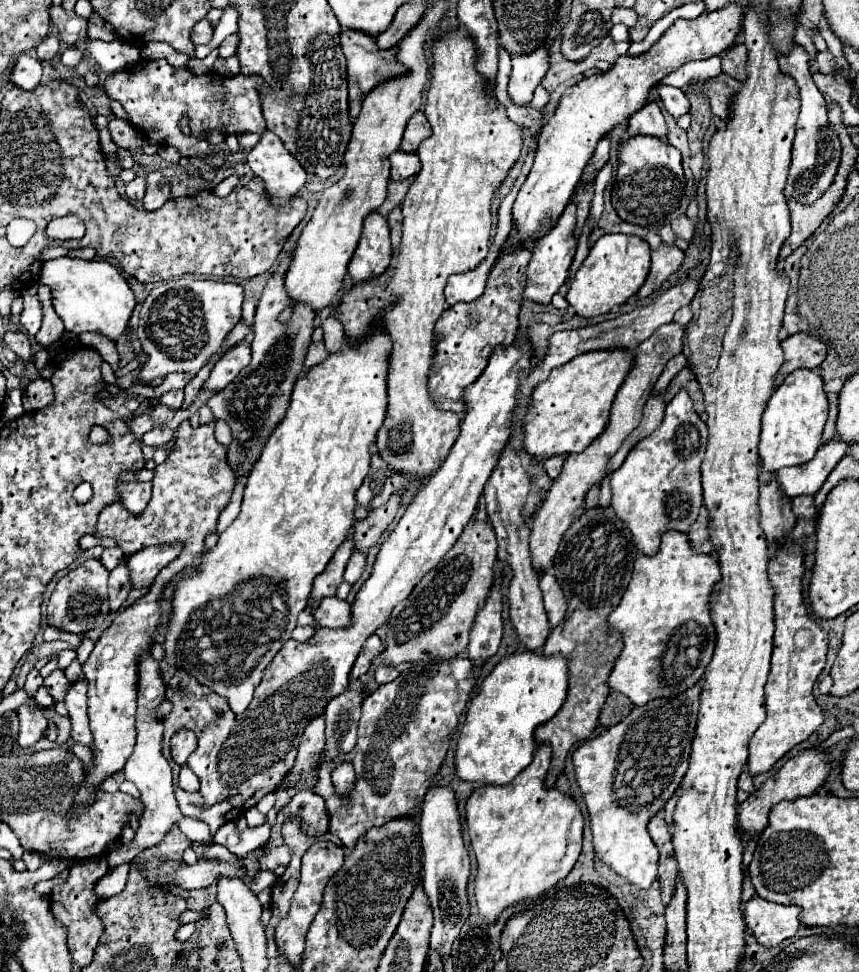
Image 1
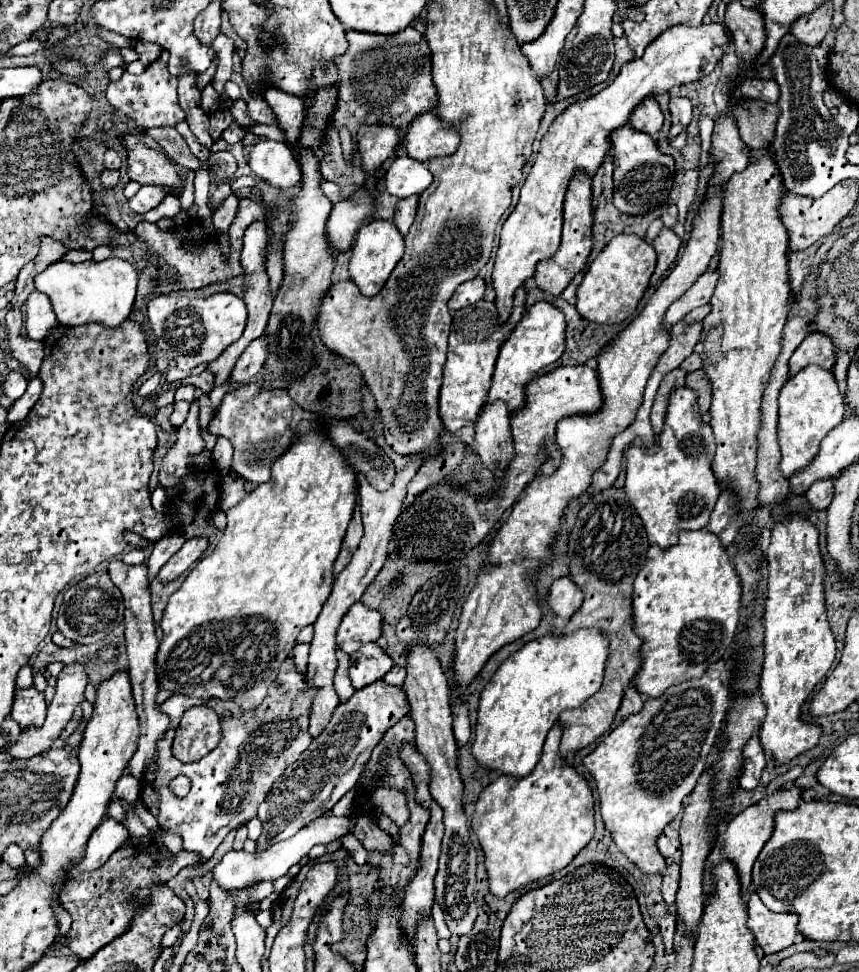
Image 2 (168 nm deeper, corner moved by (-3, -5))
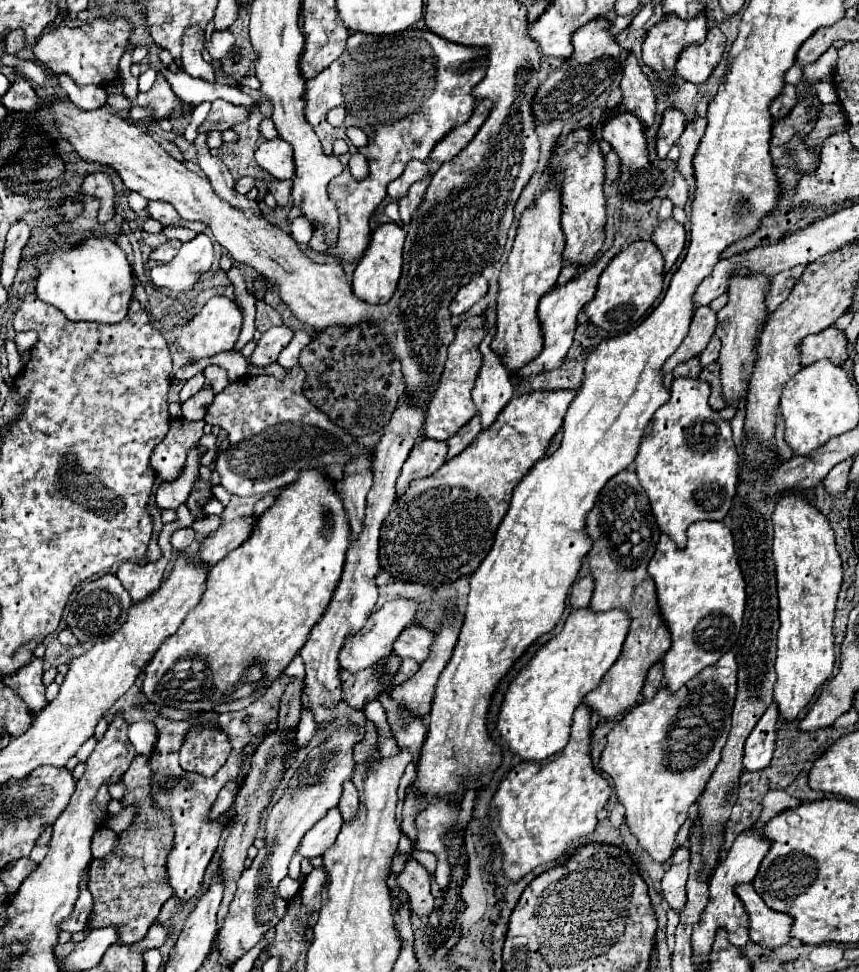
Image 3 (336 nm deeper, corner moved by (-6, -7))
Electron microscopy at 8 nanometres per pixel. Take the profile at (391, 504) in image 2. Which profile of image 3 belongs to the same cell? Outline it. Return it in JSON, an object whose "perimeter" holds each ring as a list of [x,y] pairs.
{"perimeter":[[[431,439],[419,441],[411,449],[403,465],[401,477],[397,481],[397,495],[403,495],[403,491],[411,485],[411,481],[433,475],[445,461],[447,461],[447,443],[431,441]]]}

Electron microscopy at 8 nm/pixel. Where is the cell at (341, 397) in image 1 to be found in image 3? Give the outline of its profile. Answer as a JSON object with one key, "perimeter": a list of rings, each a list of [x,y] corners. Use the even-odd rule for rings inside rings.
{"perimeter":[[[311,469],[307,473],[303,473],[303,477],[299,477],[299,481],[295,481],[295,485],[285,487],[285,491],[277,499],[277,503],[257,519],[251,537],[241,547],[237,547],[225,559],[221,559],[217,565],[211,567],[209,577],[207,577],[207,589],[203,593],[201,601],[199,601],[199,605],[187,613],[179,631],[161,645],[161,649],[157,651],[153,661],[145,667],[143,681],[141,681],[141,693],[147,697],[147,701],[153,703],[153,705],[159,705],[159,707],[225,713],[225,711],[241,711],[247,705],[251,705],[255,699],[259,699],[269,689],[269,685],[285,671],[285,667],[291,663],[291,659],[299,653],[301,645],[309,637],[311,627],[319,621],[319,617],[323,615],[323,611],[329,605],[331,593],[335,591],[335,585],[339,583],[339,577],[341,577],[341,569],[343,569],[343,563],[345,563],[345,551],[349,547],[349,521],[347,521],[345,515],[347,513],[343,509],[343,503],[339,503],[339,497],[335,497],[333,481],[319,477],[319,473],[315,473]],[[325,513],[331,513],[333,523],[327,521]]]}

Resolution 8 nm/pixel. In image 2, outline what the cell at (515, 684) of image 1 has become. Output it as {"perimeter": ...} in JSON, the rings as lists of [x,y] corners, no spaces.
{"perimeter":[[[580,629],[572,635],[546,635],[526,643],[508,657],[480,695],[476,739],[472,755],[478,765],[500,775],[526,777],[542,755],[548,731],[564,709],[580,707],[592,697],[604,677],[608,639],[596,629]]]}

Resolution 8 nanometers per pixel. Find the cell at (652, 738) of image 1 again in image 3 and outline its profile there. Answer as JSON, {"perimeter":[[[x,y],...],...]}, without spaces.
{"perimeter":[[[725,653],[715,665],[697,673],[683,689],[671,693],[661,687],[653,699],[637,703],[635,709],[627,711],[621,721],[609,731],[607,745],[601,755],[599,767],[613,779],[617,799],[625,805],[625,819],[631,833],[637,837],[641,847],[659,863],[667,861],[675,849],[675,835],[687,819],[689,807],[703,793],[711,773],[715,771],[721,749],[725,747],[731,731],[731,711],[737,693],[737,661],[735,653]]]}

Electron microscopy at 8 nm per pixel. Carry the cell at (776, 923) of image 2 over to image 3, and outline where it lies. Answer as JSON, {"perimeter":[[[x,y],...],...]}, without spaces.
{"perimeter":[[[743,883],[735,887],[735,893],[739,893],[739,899],[743,901],[749,917],[749,937],[753,943],[769,949],[777,949],[785,945],[791,935],[791,917],[785,913],[777,913],[765,905],[765,901],[757,895],[751,883]]]}

